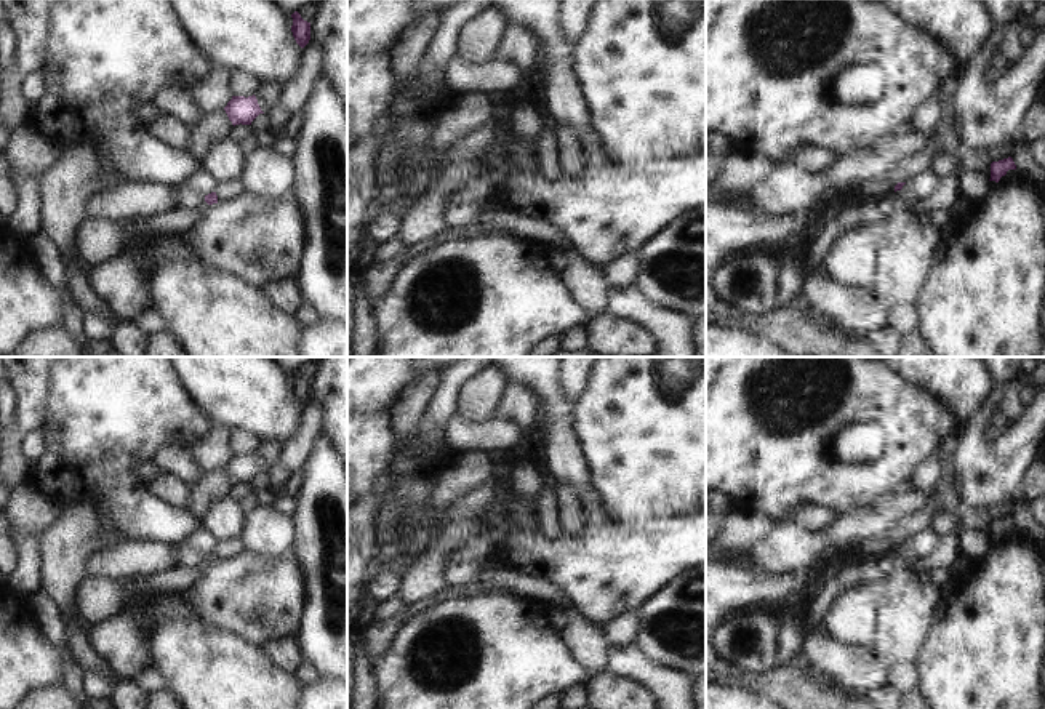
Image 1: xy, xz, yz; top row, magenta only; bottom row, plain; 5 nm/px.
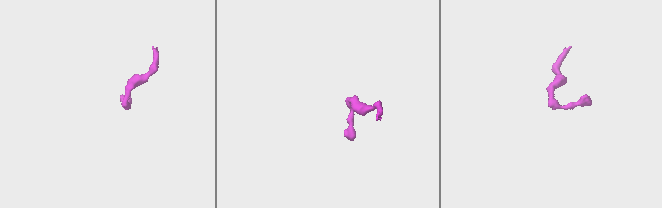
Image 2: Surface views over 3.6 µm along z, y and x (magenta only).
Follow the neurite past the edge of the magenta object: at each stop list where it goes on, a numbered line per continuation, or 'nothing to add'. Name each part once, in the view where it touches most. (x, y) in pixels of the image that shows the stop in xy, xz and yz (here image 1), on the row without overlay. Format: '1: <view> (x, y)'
nothing to add

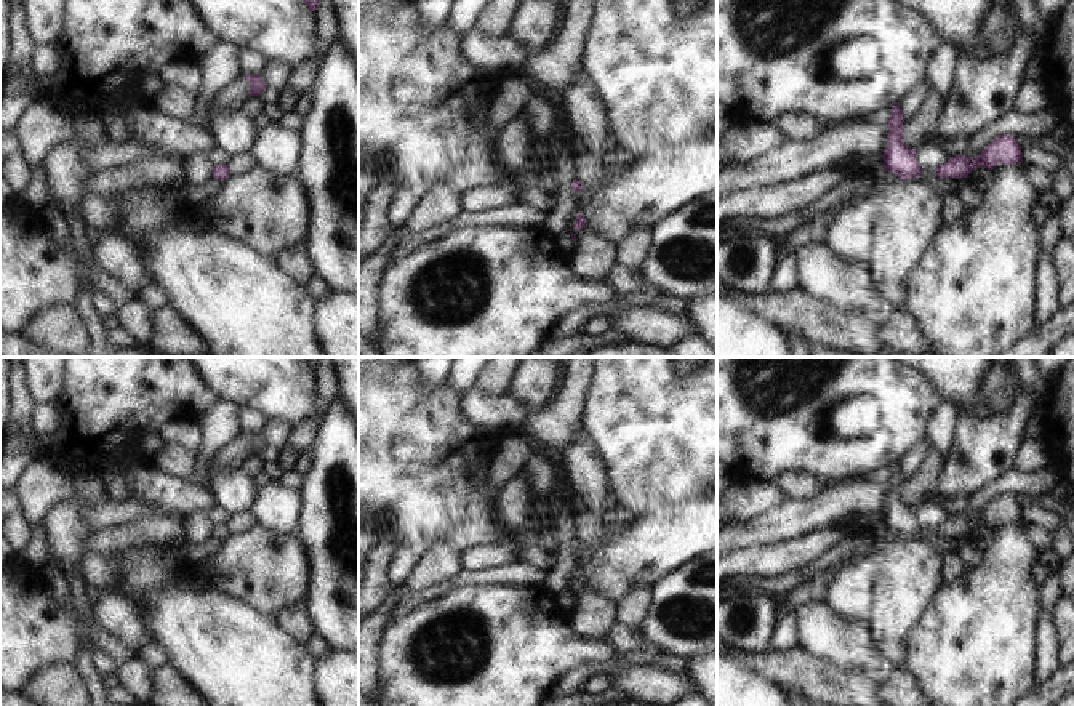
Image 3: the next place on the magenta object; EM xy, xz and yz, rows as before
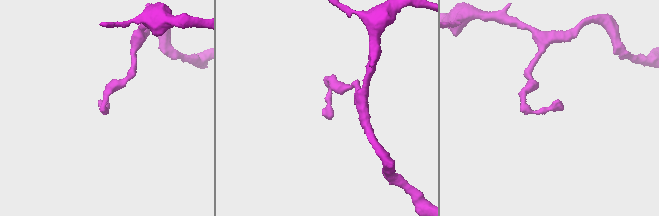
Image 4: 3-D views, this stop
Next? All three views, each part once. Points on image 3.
nothing to add

